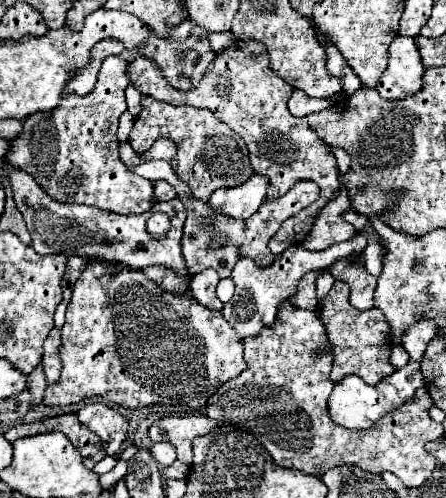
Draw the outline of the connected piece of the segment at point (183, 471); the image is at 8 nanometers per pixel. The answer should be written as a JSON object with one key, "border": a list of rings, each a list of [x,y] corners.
{"border":[[[175,460],[173,466],[169,466],[169,468],[163,470],[163,474],[165,474],[167,478],[179,478],[179,480],[185,480],[185,478],[187,478],[187,472],[189,472],[189,466],[181,464],[179,460]]]}

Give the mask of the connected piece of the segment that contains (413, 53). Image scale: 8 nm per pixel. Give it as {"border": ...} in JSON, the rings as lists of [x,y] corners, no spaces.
{"border":[[[395,36],[395,40],[389,46],[389,66],[383,72],[383,76],[379,78],[375,90],[381,94],[381,98],[407,98],[421,88],[423,72],[425,72],[425,66],[419,60],[419,50],[417,50],[413,38]]]}

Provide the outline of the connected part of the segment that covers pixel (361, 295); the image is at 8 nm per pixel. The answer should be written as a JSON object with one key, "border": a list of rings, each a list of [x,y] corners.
{"border":[[[363,254],[345,256],[343,260],[337,260],[335,264],[331,264],[329,270],[335,280],[349,284],[349,288],[351,288],[349,300],[355,308],[359,308],[359,310],[375,308],[375,304],[371,304],[371,300],[373,300],[373,292],[377,288],[377,278],[365,270]]]}

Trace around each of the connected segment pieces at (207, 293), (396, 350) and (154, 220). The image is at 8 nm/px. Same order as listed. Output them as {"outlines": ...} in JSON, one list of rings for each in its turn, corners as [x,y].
{"outlines":[[[[207,268],[207,270],[203,270],[203,272],[199,272],[199,274],[193,276],[193,280],[191,280],[191,284],[189,284],[189,292],[191,292],[191,294],[195,296],[195,300],[197,300],[199,304],[203,304],[205,308],[209,308],[209,310],[221,310],[223,304],[221,304],[219,298],[215,296],[215,288],[217,288],[219,280],[221,280],[219,274],[217,274],[215,270]]],[[[393,346],[393,352],[391,352],[391,364],[395,366],[395,368],[403,368],[405,364],[407,364],[407,360],[409,360],[409,356],[407,356],[407,352],[403,350],[403,346]]],[[[155,212],[151,218],[149,218],[149,232],[153,232],[153,236],[163,236],[165,232],[169,230],[169,218],[161,212]]]]}

